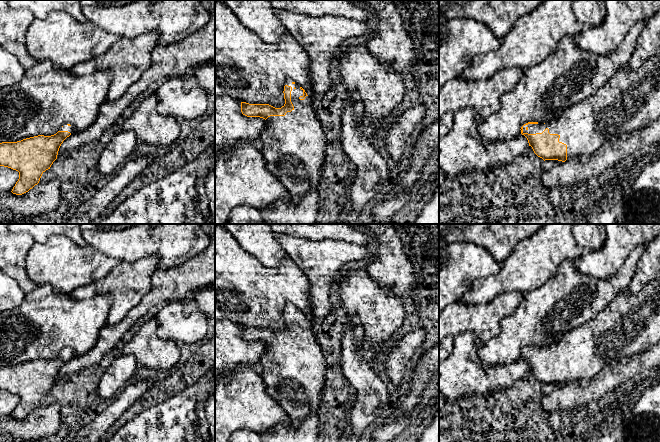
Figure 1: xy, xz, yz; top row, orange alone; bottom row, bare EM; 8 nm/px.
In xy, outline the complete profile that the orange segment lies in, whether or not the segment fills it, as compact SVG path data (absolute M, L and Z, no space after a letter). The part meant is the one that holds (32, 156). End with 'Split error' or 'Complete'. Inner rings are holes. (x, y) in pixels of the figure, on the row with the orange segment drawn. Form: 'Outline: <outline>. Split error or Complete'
Outline: M70 124L51 136L38 135L17 142L0 143L0 166L19 172L12 193L22 195L40 181L42 174L57 159L63 141L75 132Z. Split error

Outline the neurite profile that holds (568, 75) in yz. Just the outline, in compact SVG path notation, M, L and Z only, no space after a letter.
M638 22L625 36L617 49L606 55L598 55L580 49L572 37L564 36L557 49L551 52L541 63L523 69L519 82L501 97L500 110L478 125L478 132L485 142L493 143L513 139L520 133L521 127L528 122L541 124L556 120L567 108L596 94L613 76L630 61L638 38L645 27L645 22Z

